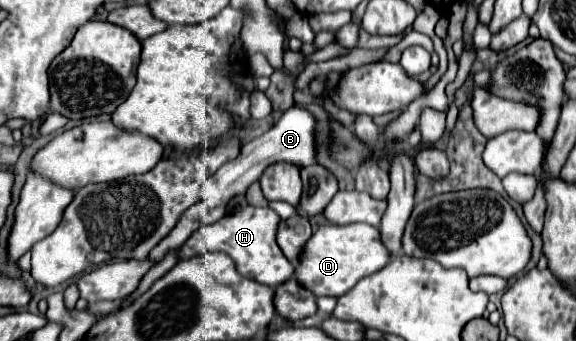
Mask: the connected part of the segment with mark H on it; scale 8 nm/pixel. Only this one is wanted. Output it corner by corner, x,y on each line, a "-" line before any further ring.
245,207
237,213
227,213
213,225
203,225
197,229
181,247
179,259
189,259
201,253
213,253
223,251
229,257
233,257
237,271
253,279
257,283
277,287
293,277
293,265
287,261
287,257
281,253
277,245
277,223
281,223
281,217
271,207

